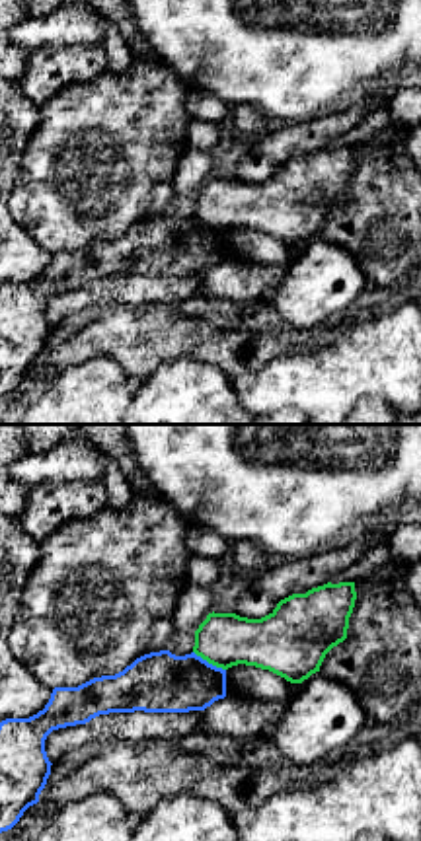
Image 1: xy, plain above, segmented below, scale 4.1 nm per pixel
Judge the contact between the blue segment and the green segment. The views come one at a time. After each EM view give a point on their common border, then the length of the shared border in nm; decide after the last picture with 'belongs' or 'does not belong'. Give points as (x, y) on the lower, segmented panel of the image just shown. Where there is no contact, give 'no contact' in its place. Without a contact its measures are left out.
contact (207, 662); length 160 nm

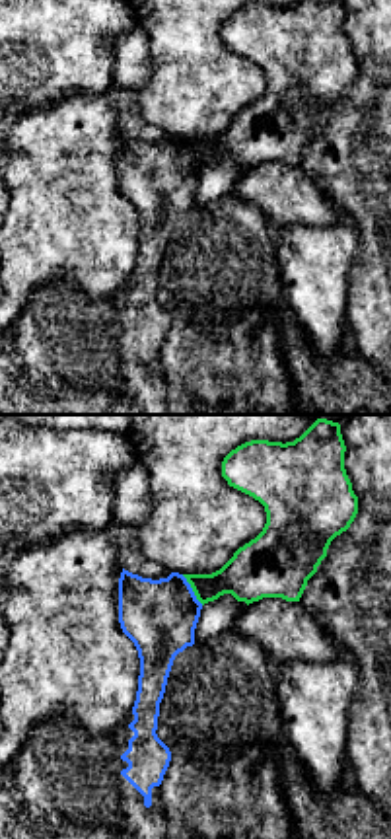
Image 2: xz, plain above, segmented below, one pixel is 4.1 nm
contact (191, 590); length 160 nm

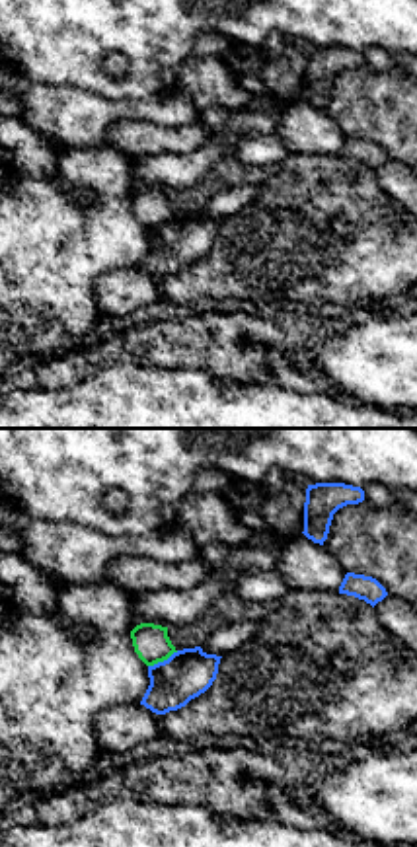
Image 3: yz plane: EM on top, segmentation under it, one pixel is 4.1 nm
contact (164, 661); length 140 nm

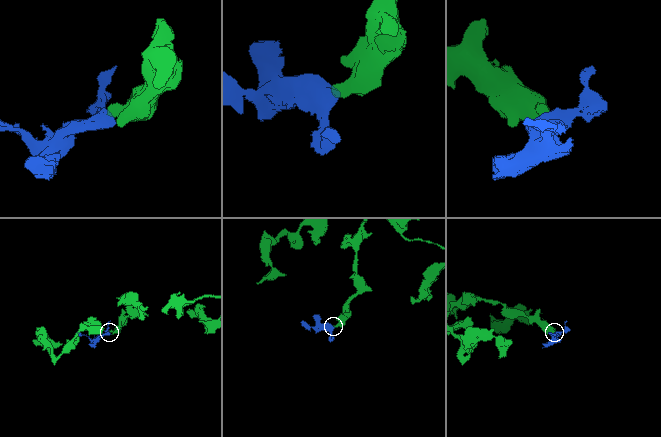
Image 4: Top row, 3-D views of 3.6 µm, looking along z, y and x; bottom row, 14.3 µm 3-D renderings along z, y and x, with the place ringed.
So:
does not belong

